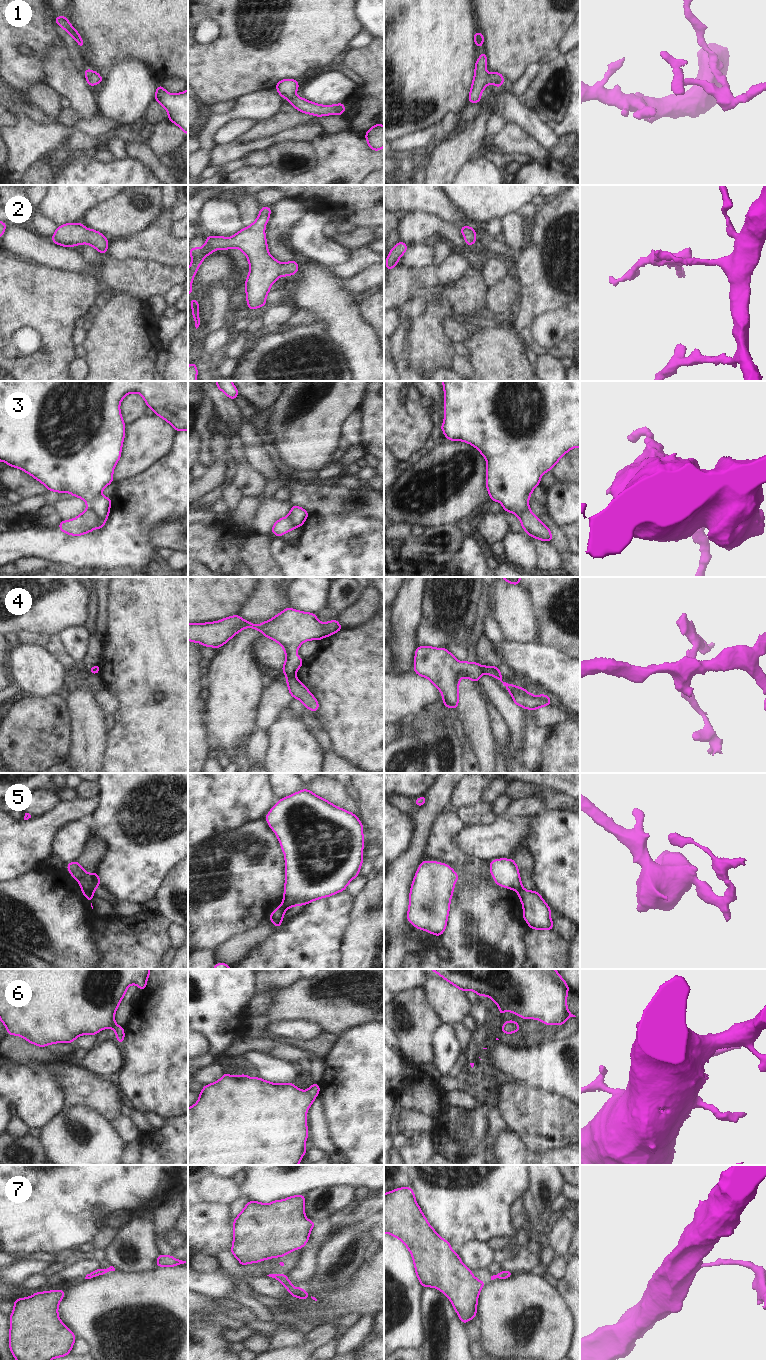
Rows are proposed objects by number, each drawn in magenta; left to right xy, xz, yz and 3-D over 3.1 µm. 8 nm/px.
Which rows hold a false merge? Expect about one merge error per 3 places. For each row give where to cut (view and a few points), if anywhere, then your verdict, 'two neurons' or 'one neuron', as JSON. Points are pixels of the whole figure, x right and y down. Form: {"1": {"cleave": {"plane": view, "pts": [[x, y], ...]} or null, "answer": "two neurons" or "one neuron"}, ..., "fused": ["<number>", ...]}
{"1": {"cleave": null, "answer": "one neuron"}, "2": {"cleave": null, "answer": "one neuron"}, "3": {"cleave": {"plane": "xy", "pts": [[87, 507], [99, 517], [105, 519]]}, "answer": "two neurons"}, "4": {"cleave": {"plane": "xz", "pts": [[294, 673], [286, 676]]}, "answer": "two neurons"}, "5": {"cleave": {"plane": "xy", "pts": [[83, 889], [92, 894]]}, "answer": "two neurons"}, "6": {"cleave": null, "answer": "one neuron"}, "7": {"cleave": null, "answer": "one neuron"}, "fused": ["3", "4", "5"]}

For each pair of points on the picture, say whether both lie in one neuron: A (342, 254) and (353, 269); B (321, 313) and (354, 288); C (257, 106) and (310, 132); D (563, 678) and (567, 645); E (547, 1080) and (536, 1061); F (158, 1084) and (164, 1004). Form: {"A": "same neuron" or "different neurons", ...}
{"A": "different neurons", "B": "different neurons", "C": "different neurons", "D": "different neurons", "E": "same neuron", "F": "same neuron"}

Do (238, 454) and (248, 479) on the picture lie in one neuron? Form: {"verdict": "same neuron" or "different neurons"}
{"verdict": "same neuron"}

